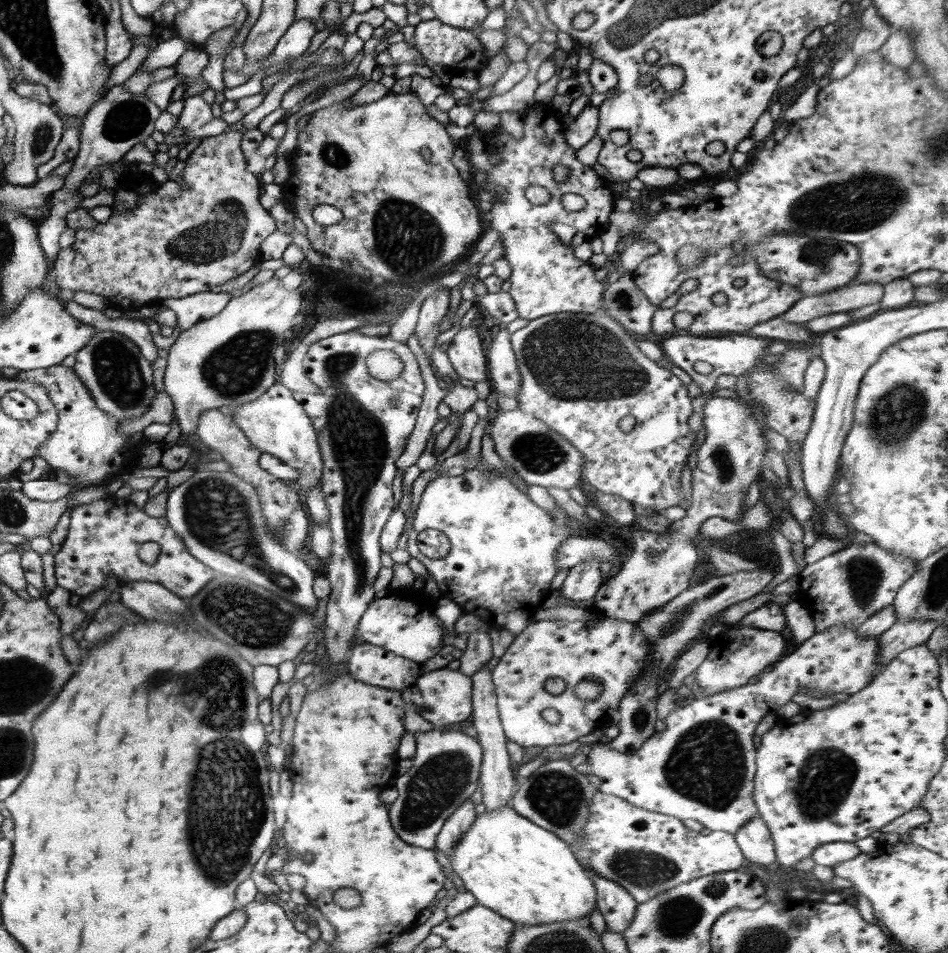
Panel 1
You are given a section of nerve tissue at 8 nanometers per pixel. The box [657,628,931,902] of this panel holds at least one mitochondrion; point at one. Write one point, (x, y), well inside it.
(707, 765)

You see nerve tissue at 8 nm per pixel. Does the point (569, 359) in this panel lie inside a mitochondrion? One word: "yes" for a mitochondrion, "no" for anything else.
yes

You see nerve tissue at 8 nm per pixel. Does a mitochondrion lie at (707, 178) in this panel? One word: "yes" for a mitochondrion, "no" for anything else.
no

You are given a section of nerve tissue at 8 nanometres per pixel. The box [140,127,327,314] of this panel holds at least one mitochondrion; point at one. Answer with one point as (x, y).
(218, 237)

